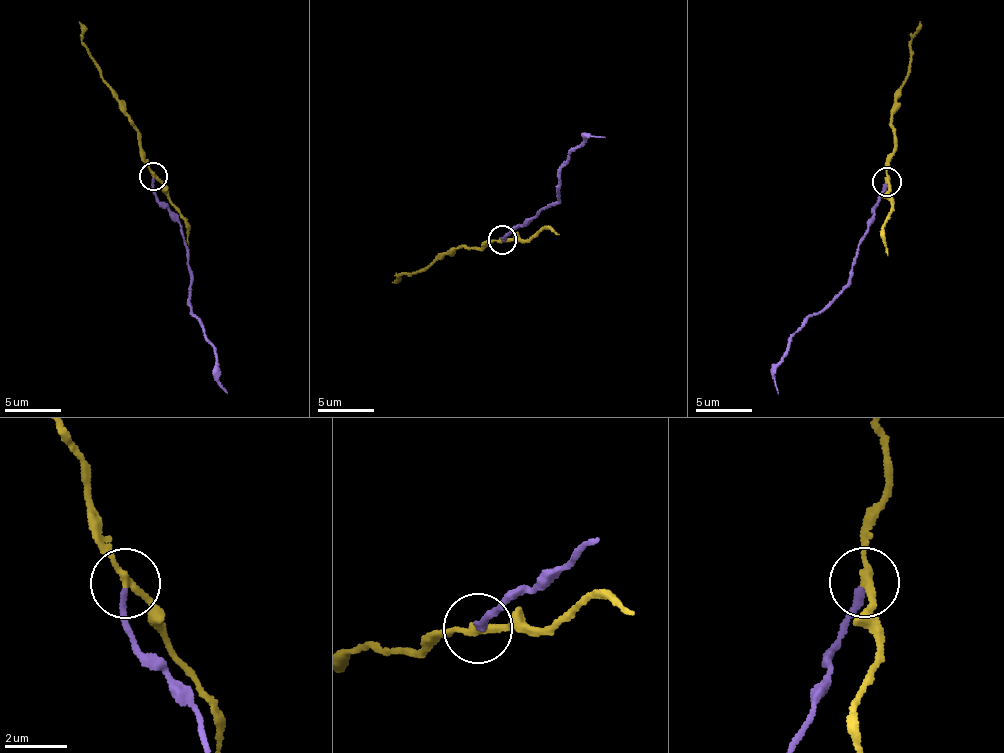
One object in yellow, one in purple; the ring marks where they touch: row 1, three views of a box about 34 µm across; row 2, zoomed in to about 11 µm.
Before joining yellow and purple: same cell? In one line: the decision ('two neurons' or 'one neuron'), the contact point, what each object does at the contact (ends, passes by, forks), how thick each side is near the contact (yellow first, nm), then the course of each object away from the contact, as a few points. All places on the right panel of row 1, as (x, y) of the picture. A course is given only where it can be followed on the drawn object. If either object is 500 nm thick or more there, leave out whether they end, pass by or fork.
two neurons; at (887, 182); yellow passes by; purple ends there; 220 nm thick on the yellow side, 190 nm on the other; yellow runs (886, 181), (895, 145), (891, 116), (907, 76), (910, 39), (919, 22); purple runs (886, 184), (849, 284), (819, 312), (808, 316), (777, 366), (774, 380), (778, 393)

